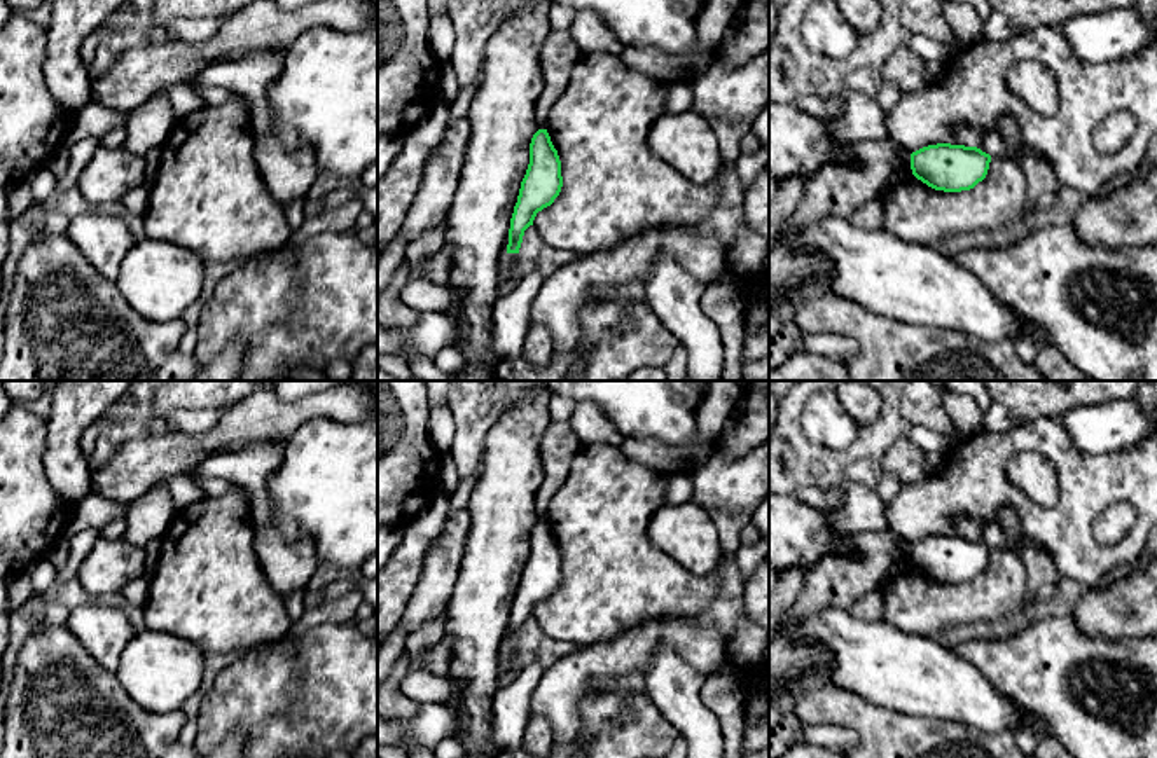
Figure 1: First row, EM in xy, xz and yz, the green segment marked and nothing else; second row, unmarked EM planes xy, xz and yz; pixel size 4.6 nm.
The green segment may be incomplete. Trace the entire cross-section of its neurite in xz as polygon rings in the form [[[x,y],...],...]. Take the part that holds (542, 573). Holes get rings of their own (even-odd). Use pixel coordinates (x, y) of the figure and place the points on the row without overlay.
[[[538,520],[530,534],[530,555],[521,573],[510,610],[507,644],[519,644],[524,622],[538,603],[551,597],[563,578],[561,552],[547,520]]]

